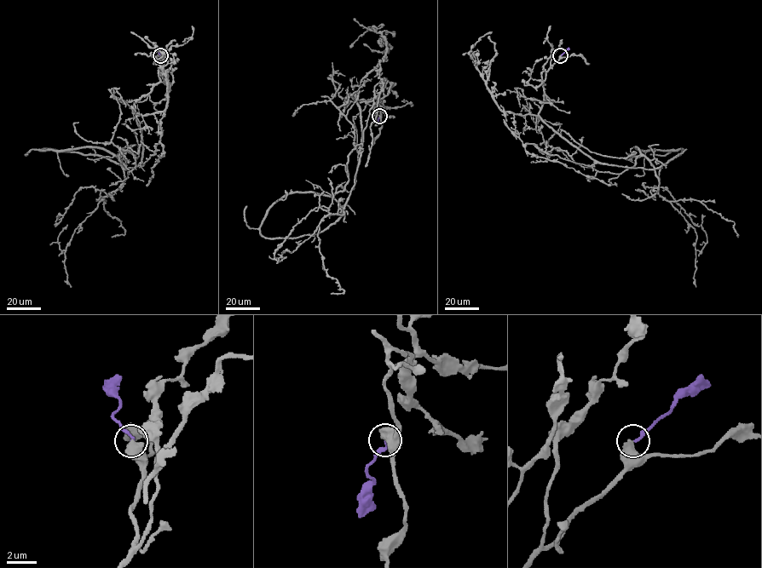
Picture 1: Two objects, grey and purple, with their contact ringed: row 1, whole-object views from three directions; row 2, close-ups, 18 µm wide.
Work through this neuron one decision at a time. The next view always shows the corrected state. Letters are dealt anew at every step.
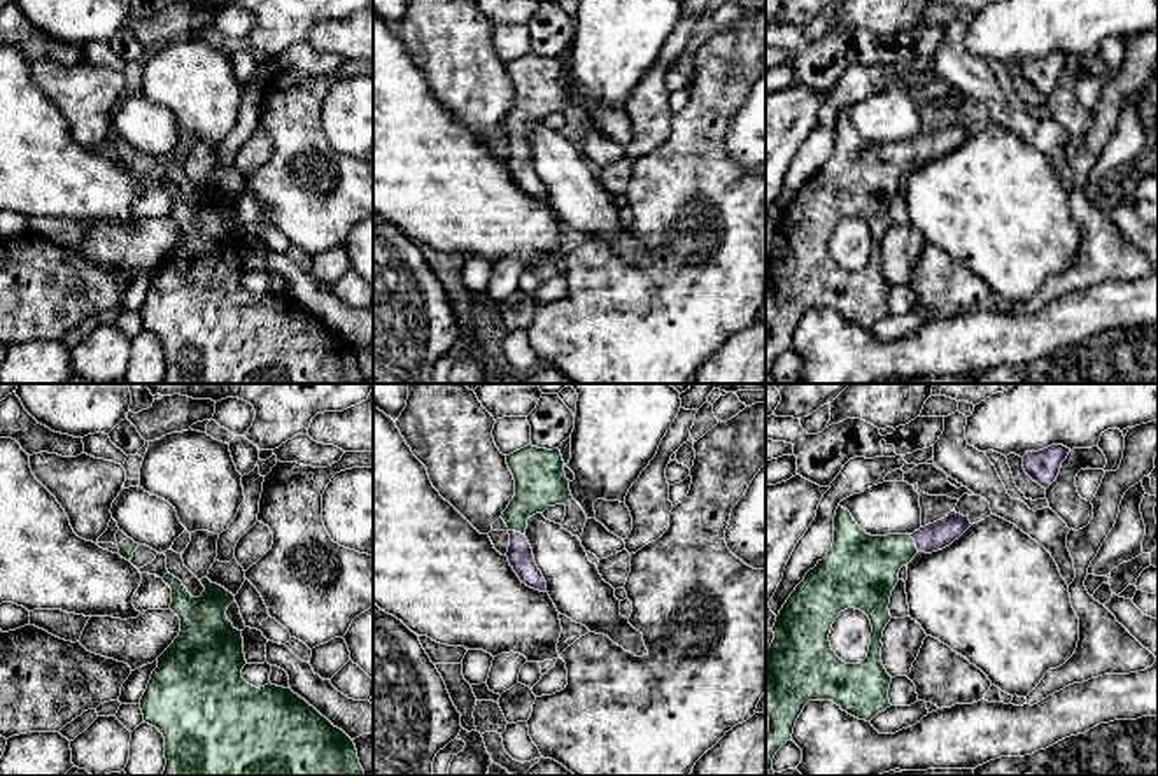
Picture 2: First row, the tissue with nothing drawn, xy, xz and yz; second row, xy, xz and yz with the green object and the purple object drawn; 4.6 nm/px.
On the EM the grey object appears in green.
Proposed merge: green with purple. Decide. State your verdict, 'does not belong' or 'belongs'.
belongs

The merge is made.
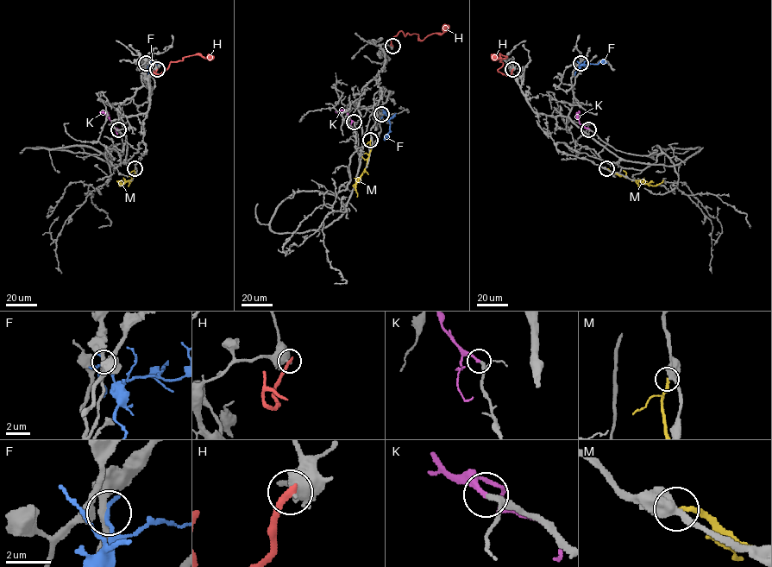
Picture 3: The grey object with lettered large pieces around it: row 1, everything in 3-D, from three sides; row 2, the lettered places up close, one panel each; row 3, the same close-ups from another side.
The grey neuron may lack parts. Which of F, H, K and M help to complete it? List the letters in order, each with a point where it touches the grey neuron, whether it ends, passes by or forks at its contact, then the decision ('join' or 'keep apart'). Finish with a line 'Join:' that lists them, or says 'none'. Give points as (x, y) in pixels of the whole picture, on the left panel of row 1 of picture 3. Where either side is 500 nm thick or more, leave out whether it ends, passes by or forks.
F: meets grey at (146, 63); it ends there; keep apart
H: meets grey at (157, 69); keep apart
K: meets grey at (118, 129); it ends there; join
M: meets grey at (134, 168); it ends there; keep apart
Join: K

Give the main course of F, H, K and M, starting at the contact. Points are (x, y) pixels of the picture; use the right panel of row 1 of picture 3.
F: (580, 63), (580, 66), (606, 63)
H: (512, 69), (511, 74), (503, 74), (498, 71), (503, 65), (499, 62), (507, 56), (491, 56)
K: (588, 129), (580, 123), (578, 112)
M: (605, 168), (651, 185), (663, 179)

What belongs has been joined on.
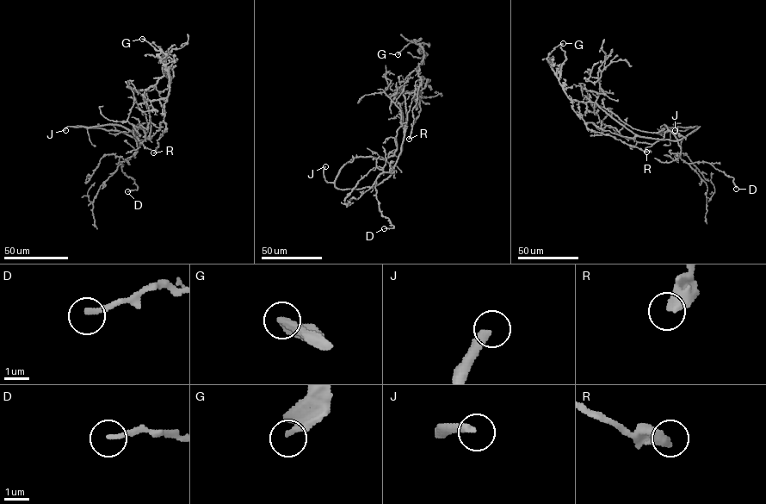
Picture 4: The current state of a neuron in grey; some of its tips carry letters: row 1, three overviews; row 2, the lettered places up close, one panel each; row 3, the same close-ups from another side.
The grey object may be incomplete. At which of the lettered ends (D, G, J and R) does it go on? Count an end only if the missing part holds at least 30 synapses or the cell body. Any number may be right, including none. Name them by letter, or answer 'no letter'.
J

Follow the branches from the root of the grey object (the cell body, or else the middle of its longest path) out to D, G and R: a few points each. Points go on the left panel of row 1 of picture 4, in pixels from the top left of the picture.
D: (150, 133), (147, 138), (136, 142), (137, 150), (132, 155), (118, 164), (138, 187), (127, 191)
G: (150, 133), (150, 112), (146, 102), (166, 97), (169, 75), (159, 58), (160, 51), (142, 39)
R: (150, 133), (151, 139), (159, 129), (160, 122), (165, 123), (166, 129), (157, 140), (158, 145), (153, 152)

